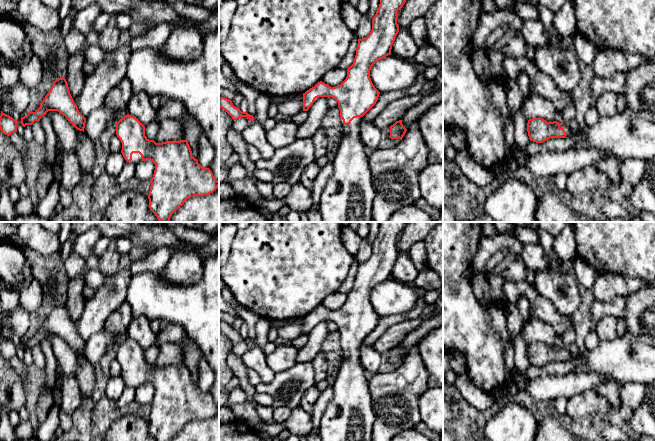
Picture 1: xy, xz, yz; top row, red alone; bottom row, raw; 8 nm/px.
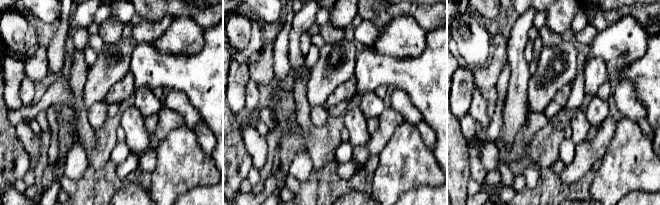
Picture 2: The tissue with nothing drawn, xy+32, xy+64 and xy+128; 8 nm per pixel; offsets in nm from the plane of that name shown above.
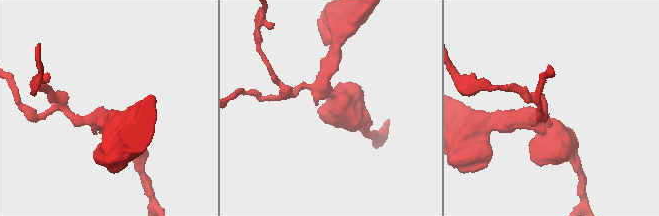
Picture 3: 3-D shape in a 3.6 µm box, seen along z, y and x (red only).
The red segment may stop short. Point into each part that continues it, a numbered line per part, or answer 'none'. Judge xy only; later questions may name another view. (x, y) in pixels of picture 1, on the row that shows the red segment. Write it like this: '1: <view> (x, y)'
1: xy (136, 157)

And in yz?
1: yz (629, 135)

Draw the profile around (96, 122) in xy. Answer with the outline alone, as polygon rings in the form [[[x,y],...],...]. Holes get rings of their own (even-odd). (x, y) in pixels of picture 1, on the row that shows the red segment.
[[[103,104],[100,108],[92,111],[87,117],[85,117],[86,123],[84,133],[94,142],[105,130],[109,120],[113,120],[116,123],[117,120],[123,118],[127,114],[127,107],[108,109]]]

